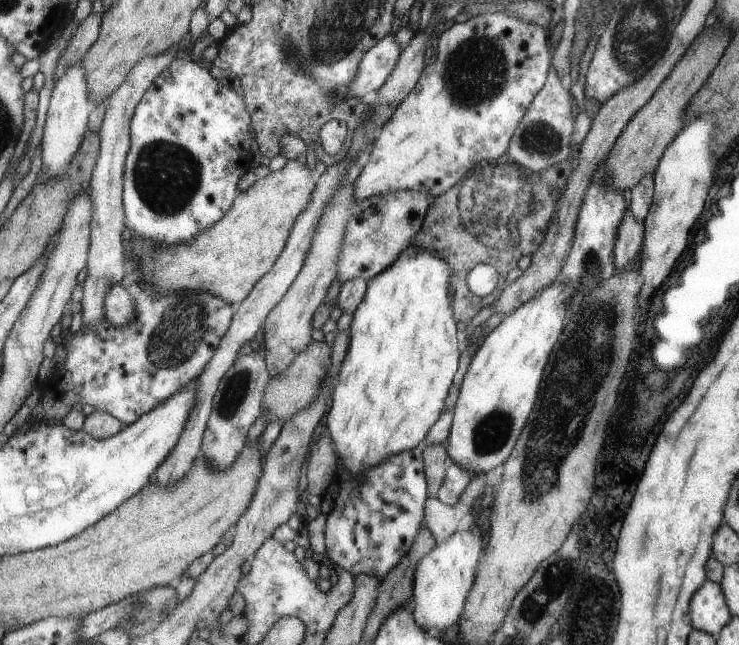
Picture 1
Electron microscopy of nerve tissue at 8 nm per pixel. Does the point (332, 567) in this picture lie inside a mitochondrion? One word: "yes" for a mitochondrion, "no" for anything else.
no

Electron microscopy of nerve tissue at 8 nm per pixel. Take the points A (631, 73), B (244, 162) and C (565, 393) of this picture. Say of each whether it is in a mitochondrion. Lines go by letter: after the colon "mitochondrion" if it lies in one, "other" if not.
A: mitochondrion
B: other
C: mitochondrion

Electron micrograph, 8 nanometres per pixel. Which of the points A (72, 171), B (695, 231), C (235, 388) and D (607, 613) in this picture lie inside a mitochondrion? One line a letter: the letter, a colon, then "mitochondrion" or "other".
A: other
B: other
C: mitochondrion
D: other

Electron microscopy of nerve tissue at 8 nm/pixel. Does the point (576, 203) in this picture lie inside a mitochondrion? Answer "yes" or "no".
no

